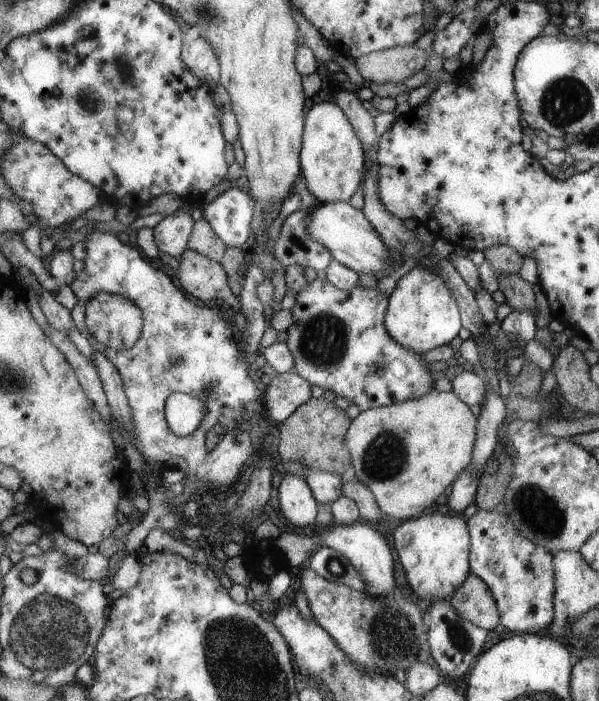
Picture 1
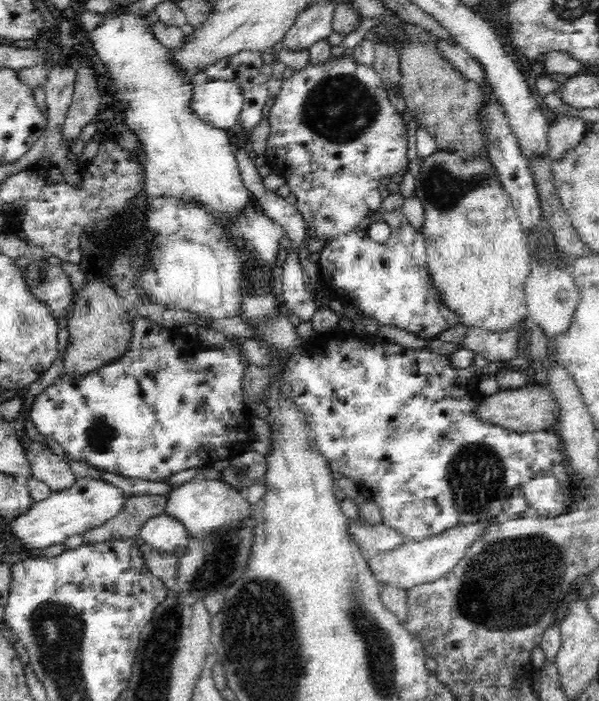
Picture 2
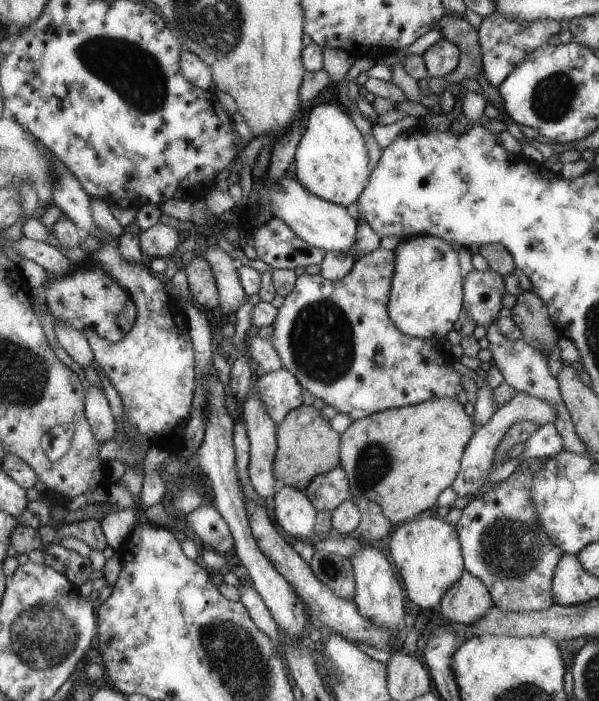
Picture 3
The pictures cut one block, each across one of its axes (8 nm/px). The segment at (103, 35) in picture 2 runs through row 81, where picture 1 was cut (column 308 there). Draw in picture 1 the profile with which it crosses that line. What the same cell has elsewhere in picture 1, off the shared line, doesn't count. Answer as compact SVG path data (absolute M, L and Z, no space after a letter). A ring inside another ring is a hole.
M320 102L308 110L299 162L310 194L319 202L349 201L364 176L364 150L346 112L334 102Z

